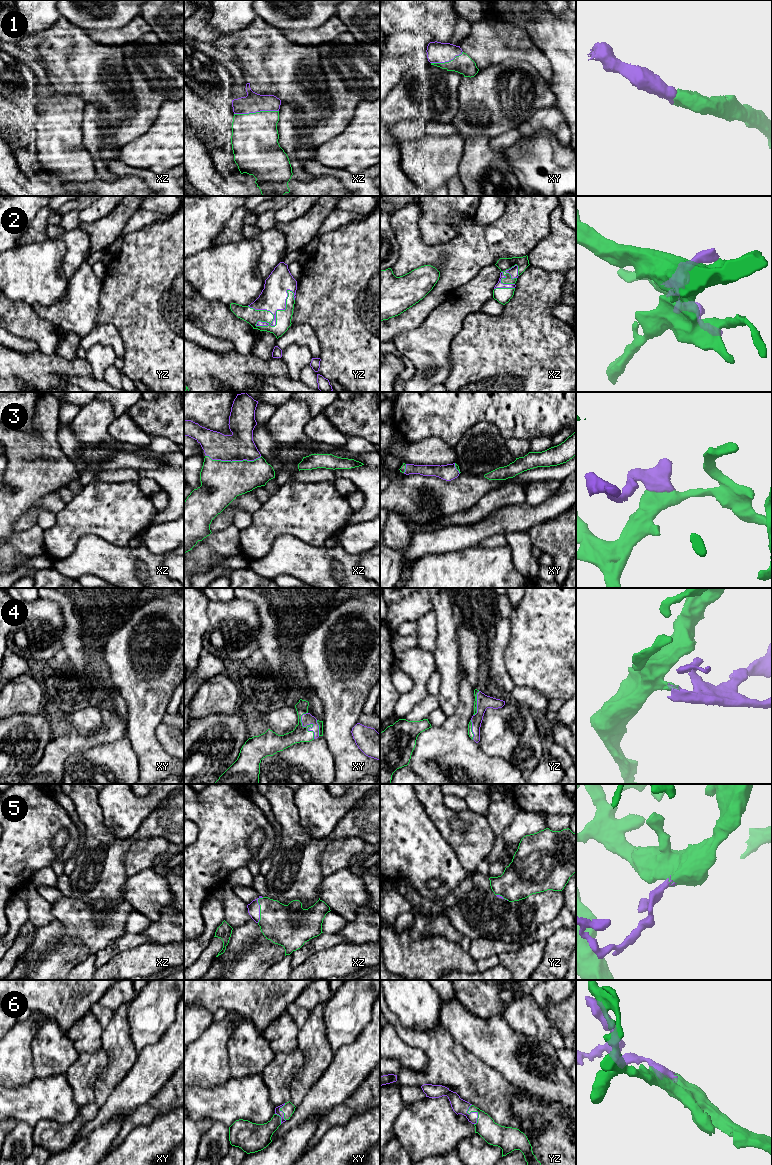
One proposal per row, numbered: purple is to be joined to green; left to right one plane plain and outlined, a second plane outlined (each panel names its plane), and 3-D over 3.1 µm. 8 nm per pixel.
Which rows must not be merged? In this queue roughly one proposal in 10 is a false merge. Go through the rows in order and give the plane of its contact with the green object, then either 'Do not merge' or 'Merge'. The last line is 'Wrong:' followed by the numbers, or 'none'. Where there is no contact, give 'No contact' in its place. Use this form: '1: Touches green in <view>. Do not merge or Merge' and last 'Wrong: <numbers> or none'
1: Touches green in xz. Merge
2: Touches green in yz. Merge
3: Touches green in xz. Merge
4: Touches green in xy. Merge
5: Touches green in xz. Merge
6: Touches green in yz. Merge
Wrong: none

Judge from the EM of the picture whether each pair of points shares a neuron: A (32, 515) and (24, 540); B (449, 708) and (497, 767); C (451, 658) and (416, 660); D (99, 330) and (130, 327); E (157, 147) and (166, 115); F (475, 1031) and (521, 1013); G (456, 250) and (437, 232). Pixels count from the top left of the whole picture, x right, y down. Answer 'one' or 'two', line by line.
A: two
B: two
C: two
D: two
E: one
F: two
G: two

